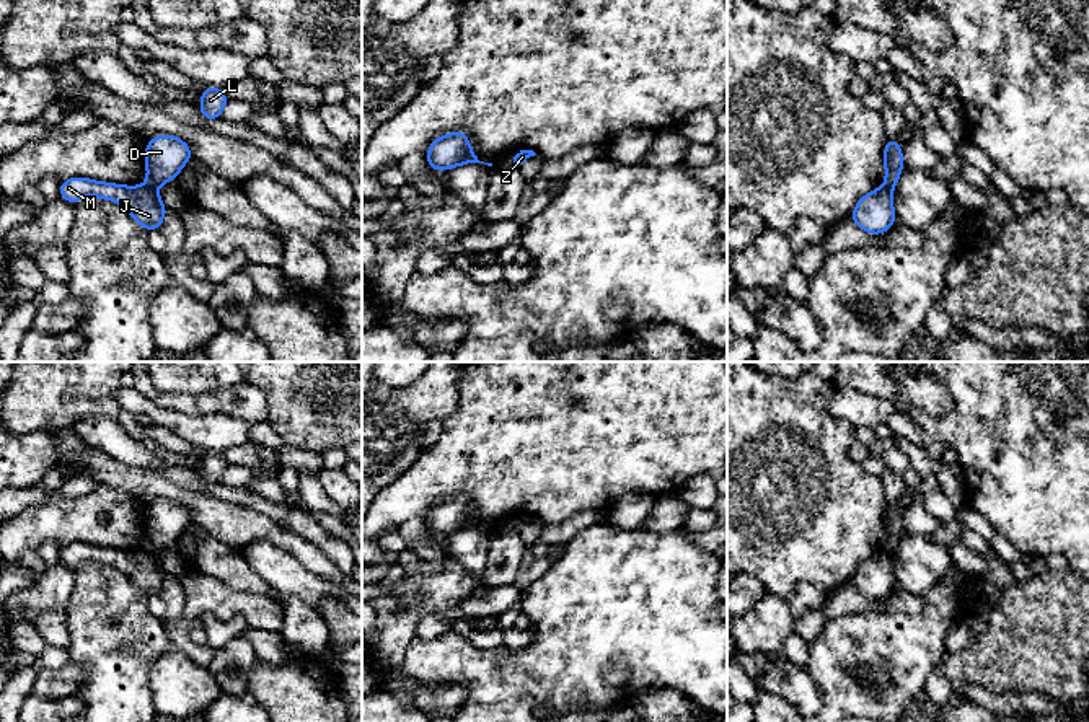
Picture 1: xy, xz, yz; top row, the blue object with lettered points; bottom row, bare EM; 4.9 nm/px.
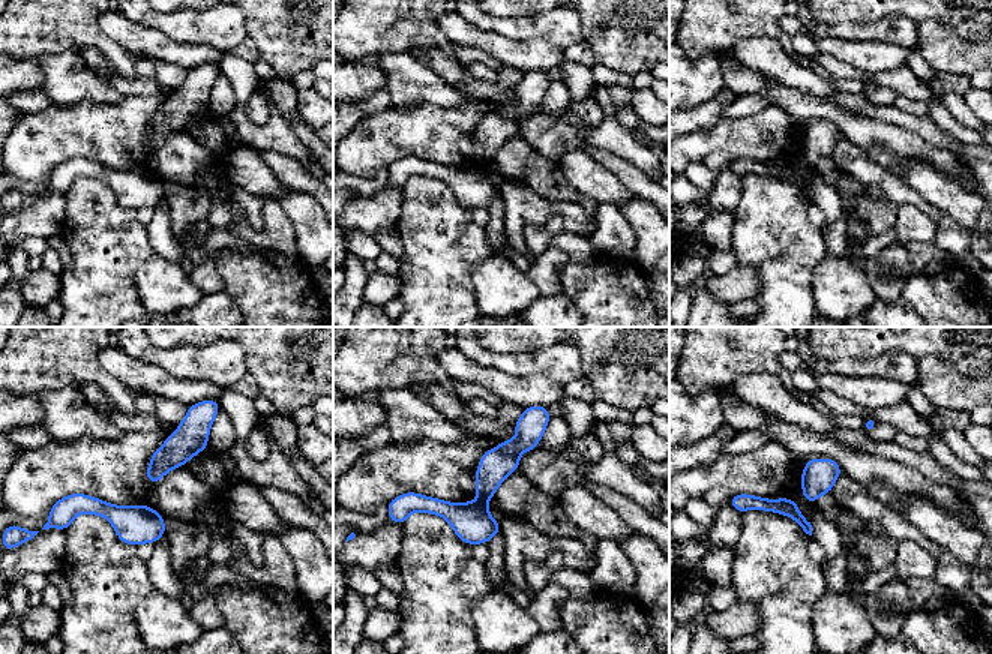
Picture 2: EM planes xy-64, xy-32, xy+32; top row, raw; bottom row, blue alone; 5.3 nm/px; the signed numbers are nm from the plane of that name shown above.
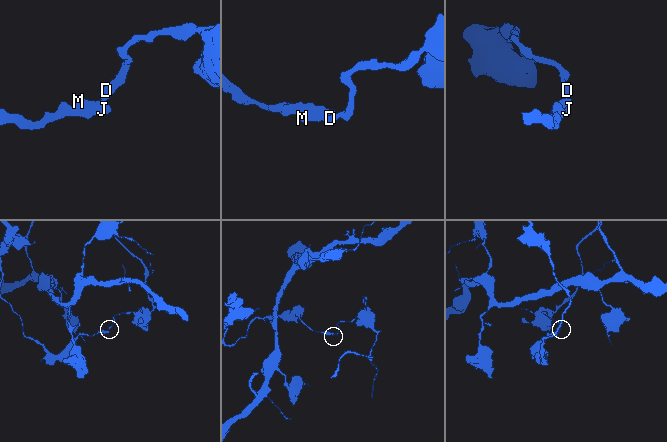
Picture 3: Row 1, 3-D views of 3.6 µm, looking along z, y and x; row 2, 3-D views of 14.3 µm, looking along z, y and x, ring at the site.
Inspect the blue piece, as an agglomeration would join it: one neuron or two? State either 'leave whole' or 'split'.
split

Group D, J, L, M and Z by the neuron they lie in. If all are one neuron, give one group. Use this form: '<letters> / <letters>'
D L Z / J M

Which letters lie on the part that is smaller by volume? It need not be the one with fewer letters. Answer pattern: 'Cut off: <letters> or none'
Cut off: J, M

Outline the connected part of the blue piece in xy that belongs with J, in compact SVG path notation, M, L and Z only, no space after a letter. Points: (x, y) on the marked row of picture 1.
M77 176L60 183L59 194L72 205L86 196L117 202L147 231L160 230L168 212L157 189L148 184L122 186Z

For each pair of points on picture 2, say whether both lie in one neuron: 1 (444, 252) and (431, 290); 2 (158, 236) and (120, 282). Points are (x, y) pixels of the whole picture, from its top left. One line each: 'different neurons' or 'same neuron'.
1: same neuron
2: different neurons

